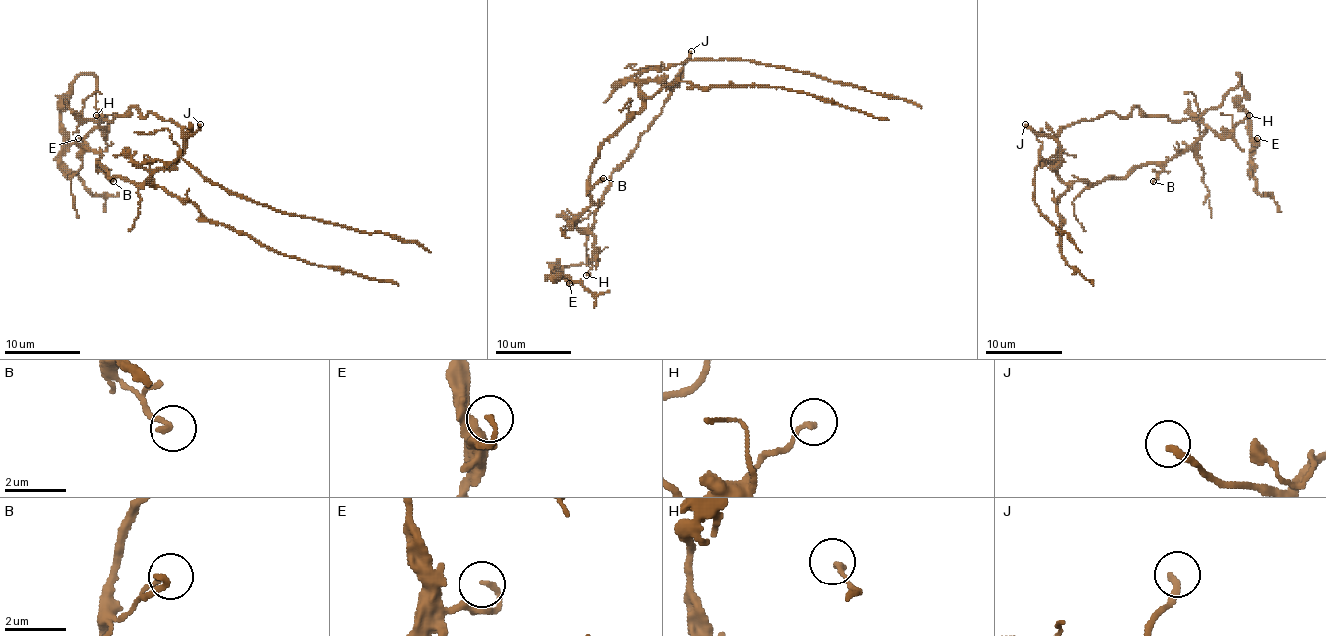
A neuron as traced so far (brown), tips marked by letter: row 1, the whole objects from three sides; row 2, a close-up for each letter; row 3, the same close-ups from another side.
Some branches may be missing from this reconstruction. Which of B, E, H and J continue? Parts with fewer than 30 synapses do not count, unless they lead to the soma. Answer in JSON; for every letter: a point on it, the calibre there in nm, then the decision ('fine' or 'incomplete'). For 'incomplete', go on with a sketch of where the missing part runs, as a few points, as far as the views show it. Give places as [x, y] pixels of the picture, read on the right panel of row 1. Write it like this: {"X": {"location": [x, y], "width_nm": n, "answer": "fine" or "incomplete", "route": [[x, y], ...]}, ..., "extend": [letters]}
{"B": {"location": [1153, 181], "width_nm": 200, "answer": "fine"}, "E": {"location": [1257, 138], "width_nm": 170, "answer": "fine"}, "H": {"location": [1249, 115], "width_nm": 140, "answer": "fine"}, "J": {"location": [1025, 124], "width_nm": 240, "answer": "incomplete", "route": [[1025, 124], [1023, 145], [1029, 151], [1035, 177], [1042, 177], [1056, 167], [1072, 166], [1078, 160], [1078, 147]]}, "extend": ["J"]}

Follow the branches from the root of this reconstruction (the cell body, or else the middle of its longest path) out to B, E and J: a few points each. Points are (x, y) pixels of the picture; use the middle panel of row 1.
B: (668, 96), (674, 83), (646, 81), (640, 87), (644, 106), (603, 143), (588, 186), (603, 178)
E: (668, 96), (634, 152), (611, 174), (611, 186), (586, 236), (586, 265), (553, 267), (555, 275), (569, 283)
J: (668, 96), (691, 51)

